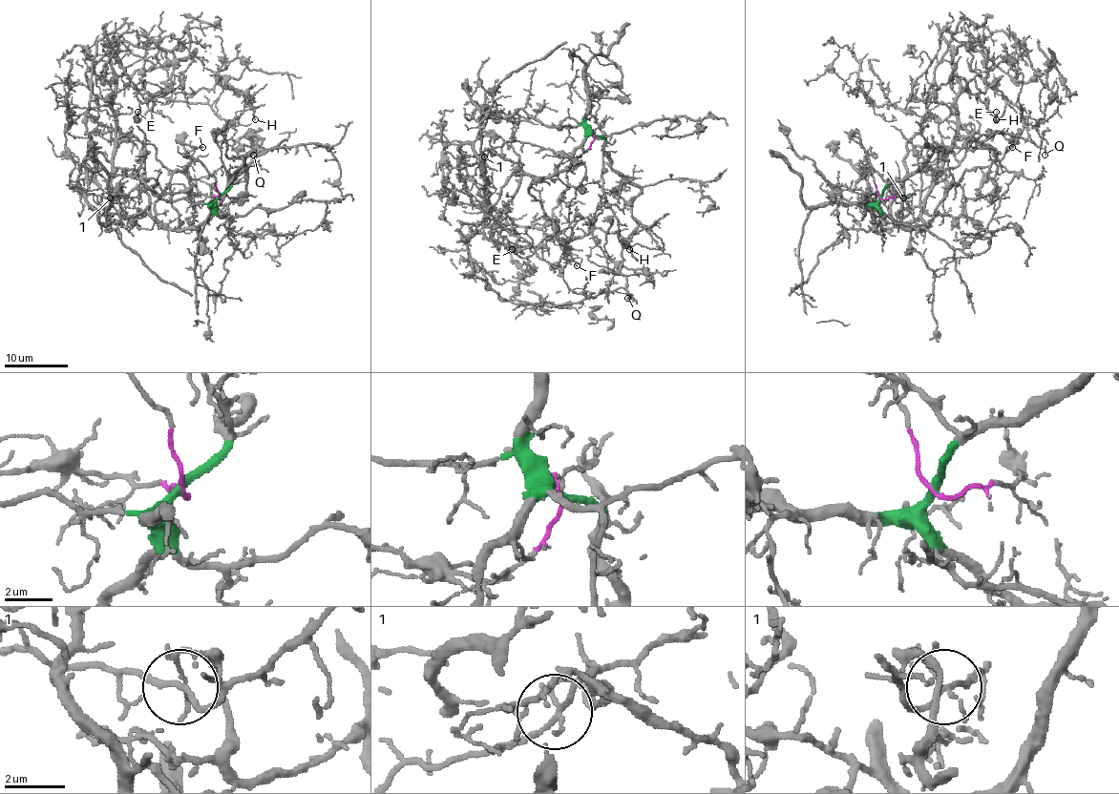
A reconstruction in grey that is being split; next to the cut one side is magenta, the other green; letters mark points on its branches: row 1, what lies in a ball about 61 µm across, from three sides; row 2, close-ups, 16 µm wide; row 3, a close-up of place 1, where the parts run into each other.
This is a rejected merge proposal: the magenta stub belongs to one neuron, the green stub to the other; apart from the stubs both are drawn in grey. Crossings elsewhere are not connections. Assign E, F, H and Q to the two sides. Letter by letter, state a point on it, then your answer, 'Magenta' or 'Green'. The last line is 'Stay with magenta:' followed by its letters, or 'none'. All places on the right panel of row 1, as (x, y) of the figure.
E: Place: (996, 112). Magenta
F: Place: (1012, 147). Green
H: Place: (996, 119). Magenta
Q: Place: (1045, 155). Green
Stay with magenta: E, H

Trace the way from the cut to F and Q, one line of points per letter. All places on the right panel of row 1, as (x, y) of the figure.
F: (879, 198), (878, 206), (898, 225), (922, 230), (960, 176), (971, 168), (987, 166), (1007, 146), (1012, 148)
Q: (879, 198), (886, 187), (913, 175), (937, 151), (961, 148), (982, 135), (1019, 135), (1041, 146), (1045, 154)

